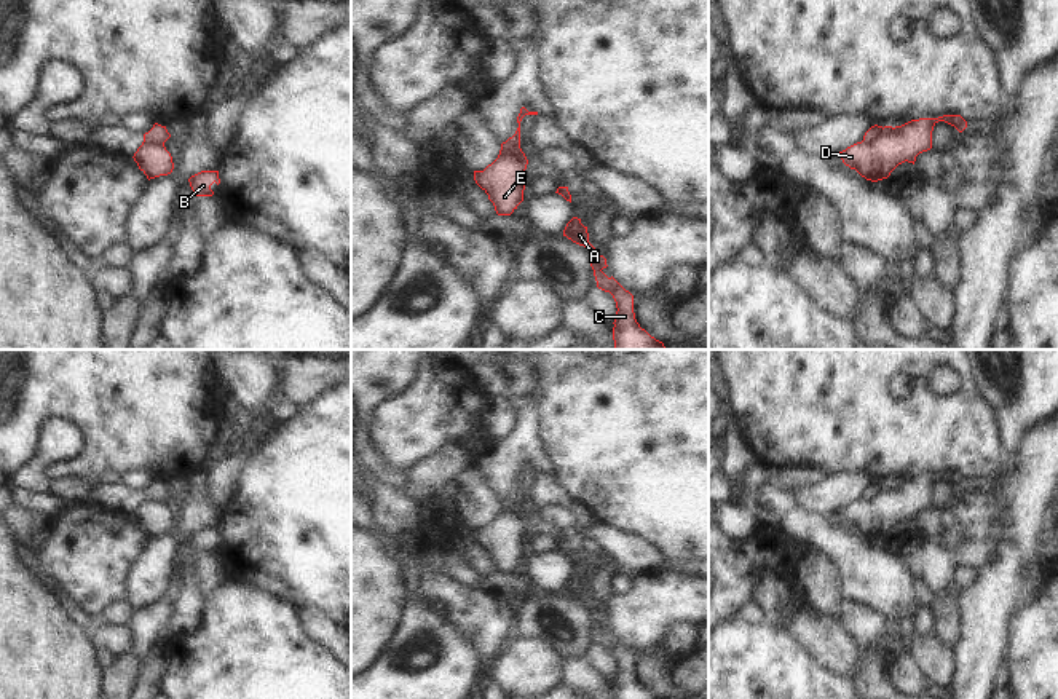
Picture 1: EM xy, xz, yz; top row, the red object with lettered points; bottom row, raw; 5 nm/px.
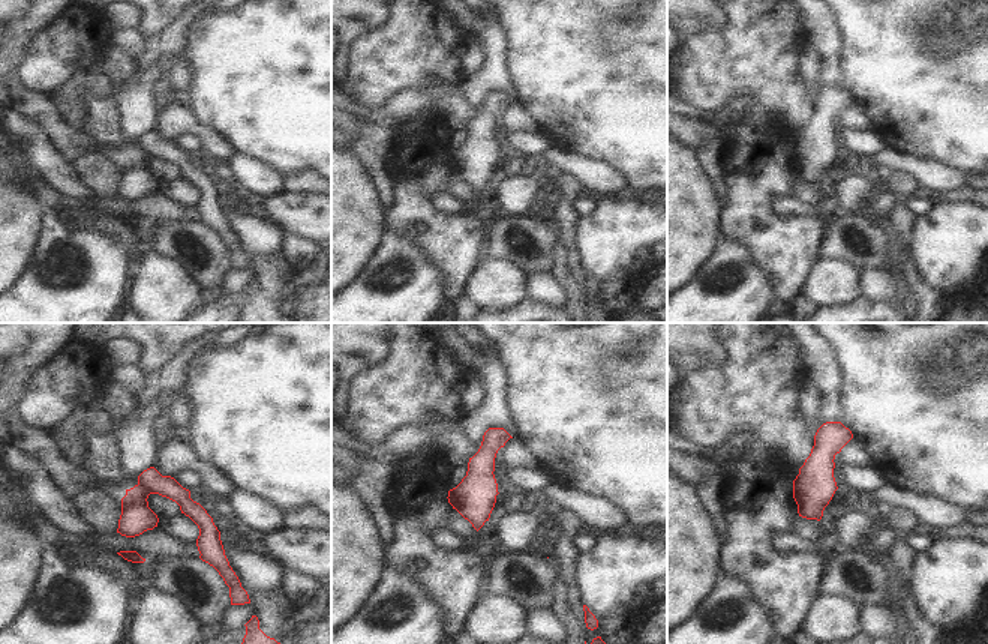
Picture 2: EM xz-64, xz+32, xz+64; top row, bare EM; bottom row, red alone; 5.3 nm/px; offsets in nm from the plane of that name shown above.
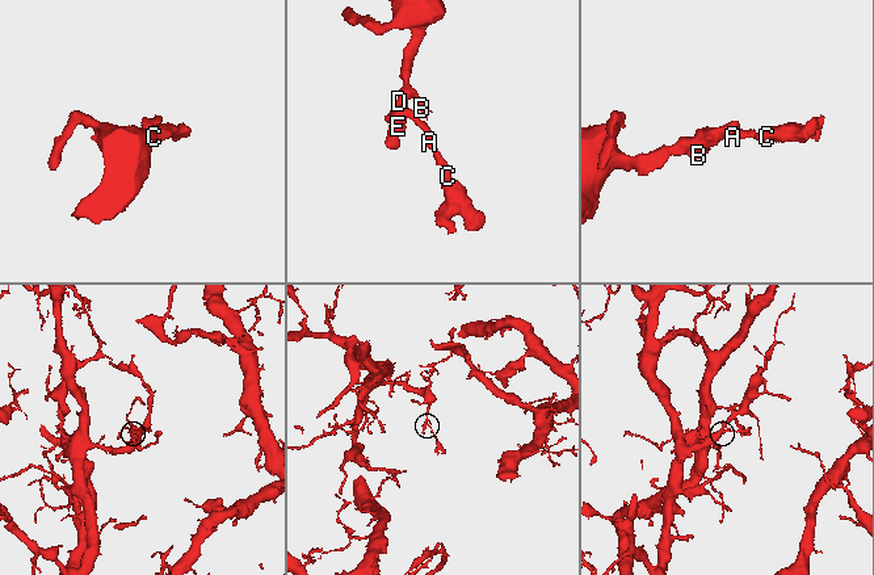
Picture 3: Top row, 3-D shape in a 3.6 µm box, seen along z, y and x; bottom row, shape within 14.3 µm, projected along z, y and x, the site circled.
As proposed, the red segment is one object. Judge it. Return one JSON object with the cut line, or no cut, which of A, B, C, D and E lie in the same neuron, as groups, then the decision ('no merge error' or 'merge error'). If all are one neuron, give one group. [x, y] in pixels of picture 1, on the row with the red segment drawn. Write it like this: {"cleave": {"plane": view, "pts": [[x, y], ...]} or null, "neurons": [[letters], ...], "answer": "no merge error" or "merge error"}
{"cleave": {"plane": "xz", "pts": [[513, 147], [511, 154], [525, 168]]}, "neurons": [["A", "C"], ["B", "D", "E"]], "answer": "merge error"}

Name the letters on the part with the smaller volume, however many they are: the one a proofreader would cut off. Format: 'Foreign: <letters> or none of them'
Foreign: A, C

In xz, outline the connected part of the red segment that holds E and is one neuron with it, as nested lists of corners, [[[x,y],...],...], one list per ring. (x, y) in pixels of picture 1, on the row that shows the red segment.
[[[522,107],[517,116],[519,128],[501,144],[503,152],[484,171],[474,171],[476,184],[488,195],[498,215],[511,215],[523,201],[527,168],[511,155],[511,150],[520,147],[520,121],[525,115],[538,112]]]

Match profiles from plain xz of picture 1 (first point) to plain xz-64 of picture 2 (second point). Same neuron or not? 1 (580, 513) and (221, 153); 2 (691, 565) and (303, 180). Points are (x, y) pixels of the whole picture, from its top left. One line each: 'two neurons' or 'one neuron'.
1: one neuron
2: one neuron

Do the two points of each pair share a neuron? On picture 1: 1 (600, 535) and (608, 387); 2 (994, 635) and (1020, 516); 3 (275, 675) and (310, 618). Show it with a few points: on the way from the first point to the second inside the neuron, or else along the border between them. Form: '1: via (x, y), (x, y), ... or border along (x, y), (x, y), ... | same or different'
1: border along (597, 522), (637, 535) | different
2: via (994, 605), (994, 596), (1007, 581), (1020, 546) | same
3: border along (296, 612), (302, 631), (331, 655) | different

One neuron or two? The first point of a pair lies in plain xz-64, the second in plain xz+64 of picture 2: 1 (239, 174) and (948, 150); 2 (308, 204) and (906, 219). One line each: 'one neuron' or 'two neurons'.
1: two neurons
2: two neurons

